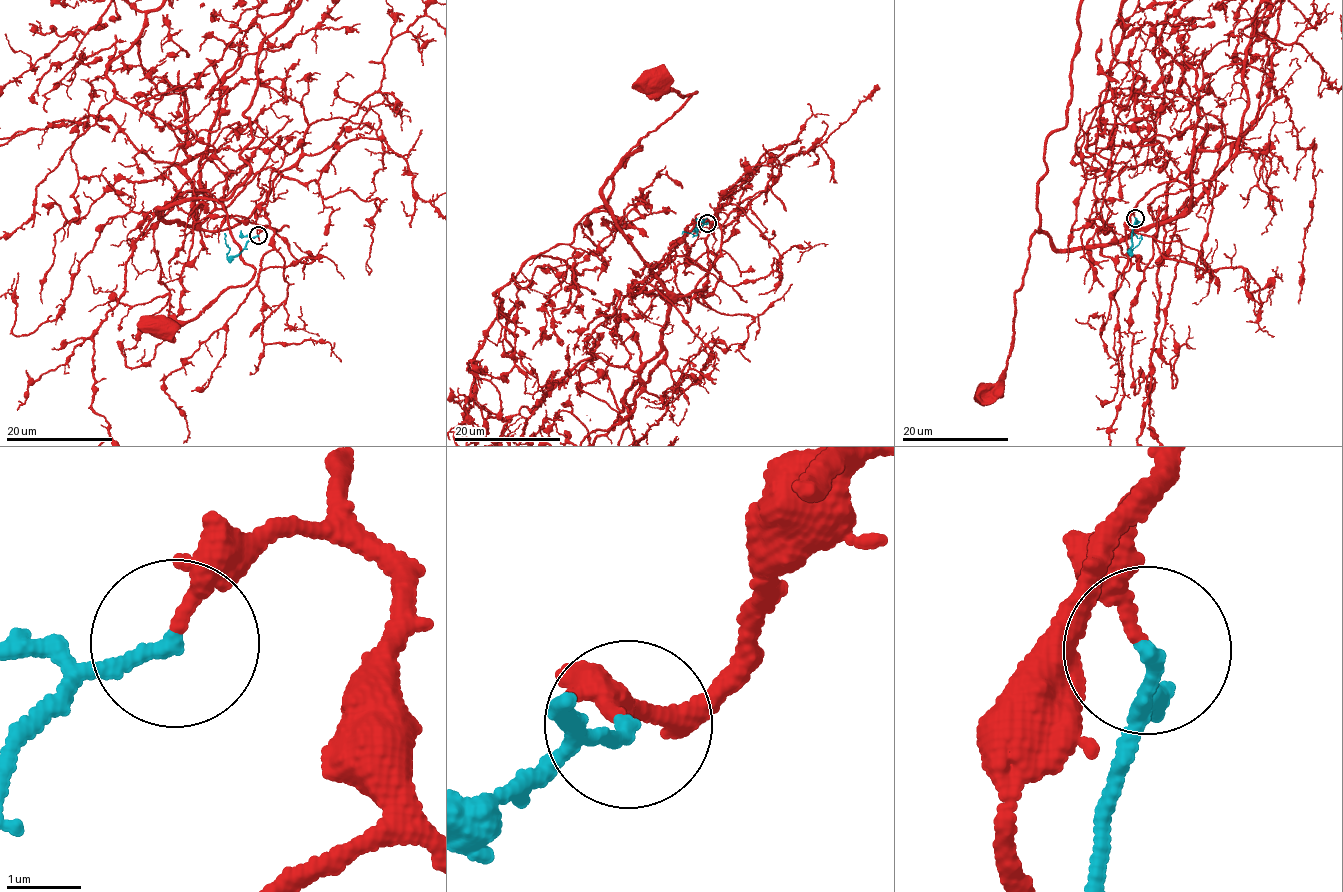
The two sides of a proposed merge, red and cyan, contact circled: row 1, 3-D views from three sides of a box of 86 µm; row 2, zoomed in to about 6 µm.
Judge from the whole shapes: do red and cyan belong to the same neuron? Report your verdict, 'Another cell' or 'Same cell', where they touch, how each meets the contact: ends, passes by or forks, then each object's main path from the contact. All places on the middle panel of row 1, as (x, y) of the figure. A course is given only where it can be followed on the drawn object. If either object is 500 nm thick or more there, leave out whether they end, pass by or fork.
Same cell. Place: (707, 223). At the ring red ends. At the ring cyan ends. Course of red: (706, 223), (707, 283), (673, 294), (626, 241), (603, 195), (620, 158), (696, 91), (683, 97), (651, 80). Course of cyan: (707, 222), (704, 223), (705, 219), (697, 223), (697, 234), (684, 231), (682, 234)

